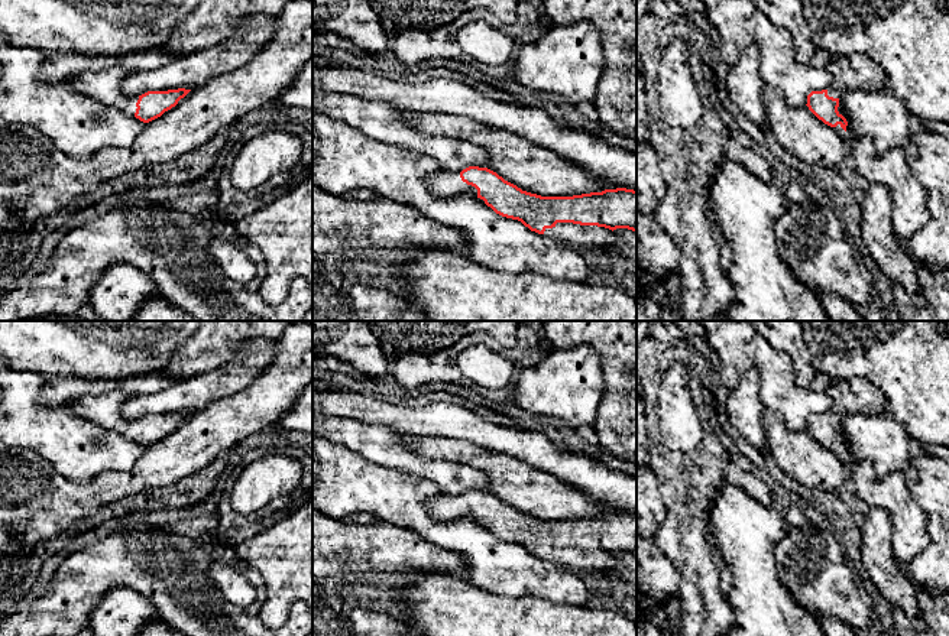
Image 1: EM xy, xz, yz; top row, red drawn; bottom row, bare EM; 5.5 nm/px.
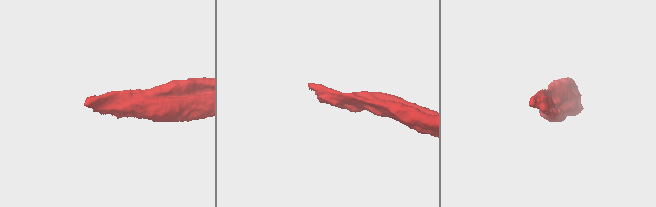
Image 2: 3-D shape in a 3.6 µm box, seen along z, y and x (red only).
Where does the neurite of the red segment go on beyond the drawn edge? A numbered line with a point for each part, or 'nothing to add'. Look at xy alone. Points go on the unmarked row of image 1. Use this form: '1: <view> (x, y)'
1: xy (103, 408)

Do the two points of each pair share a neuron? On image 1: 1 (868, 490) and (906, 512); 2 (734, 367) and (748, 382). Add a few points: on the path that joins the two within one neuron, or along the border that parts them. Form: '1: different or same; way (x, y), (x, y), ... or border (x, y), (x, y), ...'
1: same; way (877, 492), (887, 493), (897, 503)
2: different; border (742, 373), (731, 390)

